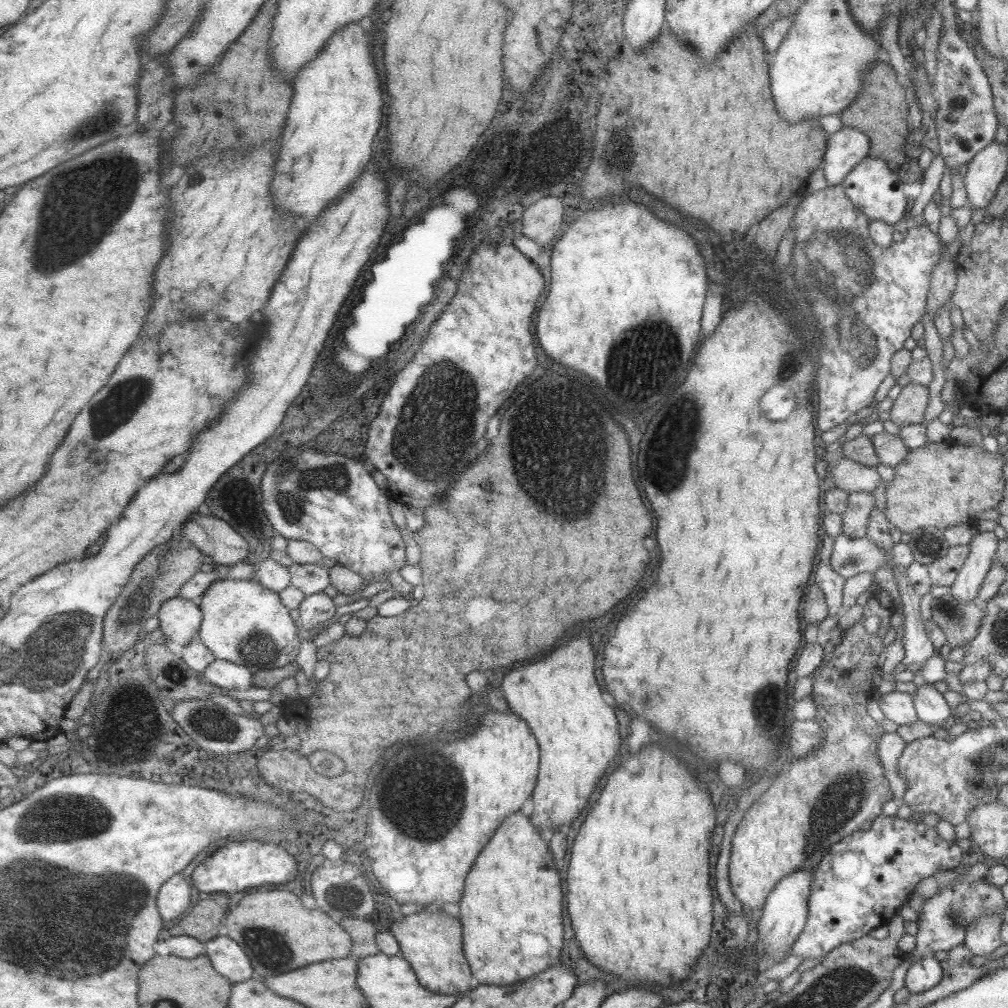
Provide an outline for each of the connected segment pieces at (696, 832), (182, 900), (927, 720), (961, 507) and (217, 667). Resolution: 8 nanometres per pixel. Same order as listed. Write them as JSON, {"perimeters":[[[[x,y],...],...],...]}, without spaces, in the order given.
{"perimeters":[[[[645,746],[641,752],[627,758],[627,762],[619,764],[617,770],[613,770],[607,776],[607,782],[601,790],[599,800],[587,814],[585,822],[581,824],[581,834],[577,836],[577,842],[573,844],[573,860],[569,870],[569,914],[571,914],[573,927],[577,932],[577,940],[581,942],[581,952],[589,964],[604,973],[612,974],[617,978],[627,981],[628,985],[645,984],[646,987],[661,986],[671,988],[677,980],[687,978],[691,972],[691,966],[701,956],[705,946],[709,942],[711,932],[711,890],[709,890],[709,840],[715,828],[715,812],[711,806],[711,800],[707,792],[699,790],[691,774],[675,760],[669,752],[661,752],[657,746]]],[[[175,874],[167,884],[161,887],[159,894],[159,911],[165,921],[179,918],[191,906],[191,886],[181,874]]],[[[925,683],[919,685],[912,694],[912,701],[917,718],[925,724],[947,725],[952,716],[952,709],[947,706],[943,694]]],[[[928,442],[925,446],[910,450],[894,468],[892,480],[884,484],[884,515],[897,530],[908,534],[917,528],[943,530],[965,522],[974,524],[981,512],[996,510],[1002,500],[1004,463],[1000,452],[985,452],[980,445]]],[[[215,659],[204,673],[211,683],[231,690],[249,690],[254,685],[252,670],[229,660]]]]}

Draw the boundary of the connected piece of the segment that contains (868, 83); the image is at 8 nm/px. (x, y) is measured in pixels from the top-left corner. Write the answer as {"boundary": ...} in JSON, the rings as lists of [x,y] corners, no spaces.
{"boundary":[[[875,61],[863,74],[860,93],[840,113],[839,118],[843,127],[849,126],[861,131],[869,139],[867,157],[884,160],[887,166],[899,176],[903,183],[919,182],[920,171],[917,160],[909,159],[903,154],[901,146],[907,137],[910,127],[906,123],[907,103],[905,100],[906,86],[901,85],[895,77],[891,65],[883,61]]]}

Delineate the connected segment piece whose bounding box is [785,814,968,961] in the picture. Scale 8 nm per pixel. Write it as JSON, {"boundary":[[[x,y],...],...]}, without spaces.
{"boundary":[[[880,814],[867,830],[857,830],[850,836],[833,843],[821,857],[817,869],[813,871],[810,882],[810,894],[807,898],[807,920],[801,934],[797,936],[788,956],[805,960],[822,960],[833,948],[841,944],[866,936],[873,928],[886,926],[894,914],[907,904],[920,880],[933,876],[941,870],[959,870],[968,861],[968,856],[953,841],[943,841],[935,829],[913,823],[910,817],[899,819]]]}

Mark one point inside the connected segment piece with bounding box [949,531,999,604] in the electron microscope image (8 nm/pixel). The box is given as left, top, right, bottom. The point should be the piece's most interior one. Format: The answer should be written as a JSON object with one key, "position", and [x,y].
{"position":[983,545]}

